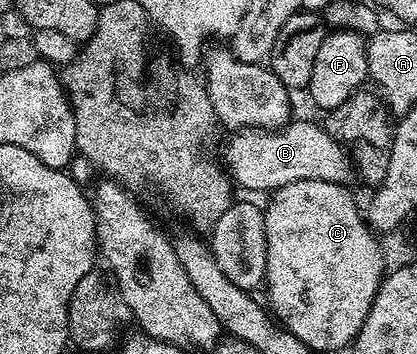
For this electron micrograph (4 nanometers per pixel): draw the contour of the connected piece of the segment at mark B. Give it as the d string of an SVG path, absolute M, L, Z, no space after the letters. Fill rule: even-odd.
M297 119L290 120L289 124L284 125L281 129L238 129L232 134L233 137L229 142L224 142L223 145L223 165L227 170L234 186L241 189L254 189L255 191L263 191L268 194L279 187L287 187L287 183L299 183L303 179L319 179L323 183L335 183L336 185L348 186L349 180L354 180L355 166L351 160L350 154L347 152L346 146L342 142L336 141L335 138L326 131L324 124L313 121L297 121Z

